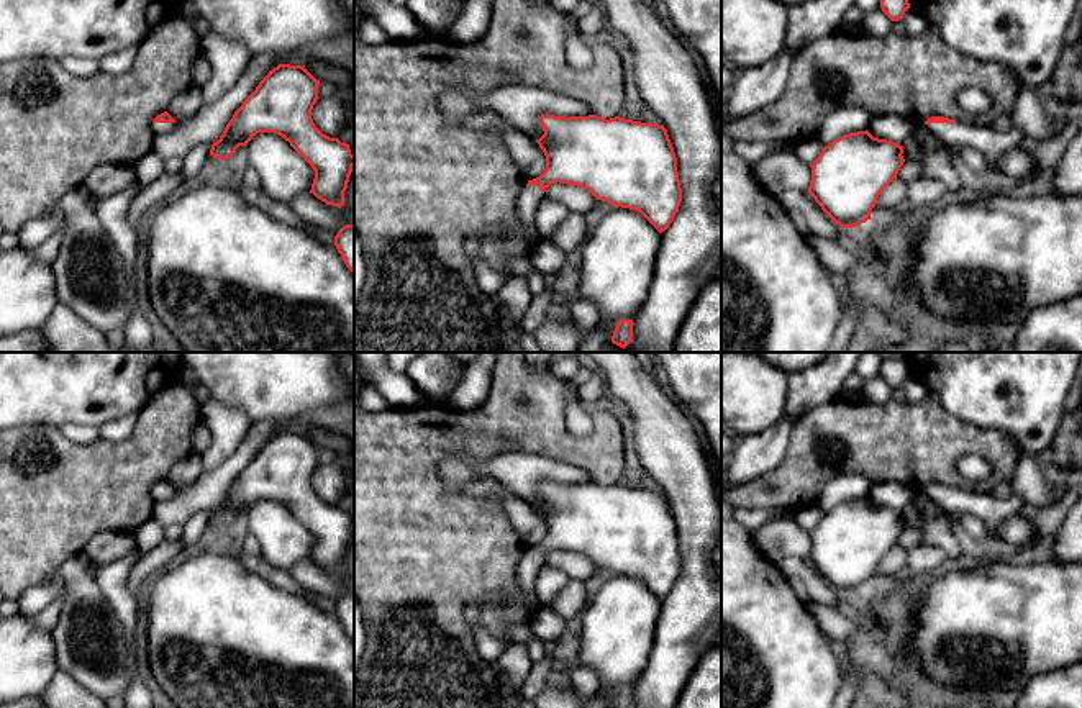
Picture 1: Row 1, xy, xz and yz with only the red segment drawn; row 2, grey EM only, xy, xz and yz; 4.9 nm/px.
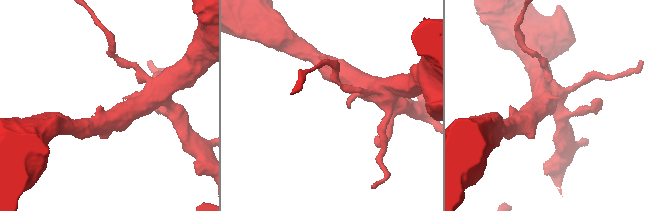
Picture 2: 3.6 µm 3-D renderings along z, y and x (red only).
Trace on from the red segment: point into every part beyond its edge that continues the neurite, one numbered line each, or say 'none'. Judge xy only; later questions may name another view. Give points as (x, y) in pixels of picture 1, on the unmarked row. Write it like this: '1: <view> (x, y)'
1: xy (159, 495)

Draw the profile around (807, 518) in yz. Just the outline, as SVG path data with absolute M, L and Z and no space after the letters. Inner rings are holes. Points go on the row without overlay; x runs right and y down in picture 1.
M818 505L807 506L803 510L795 511L793 521L803 529L812 533L820 520L823 518L823 511Z

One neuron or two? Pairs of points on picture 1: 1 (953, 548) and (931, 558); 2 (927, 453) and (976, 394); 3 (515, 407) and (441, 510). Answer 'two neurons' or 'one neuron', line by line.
1: two neurons
2: two neurons
3: one neuron

